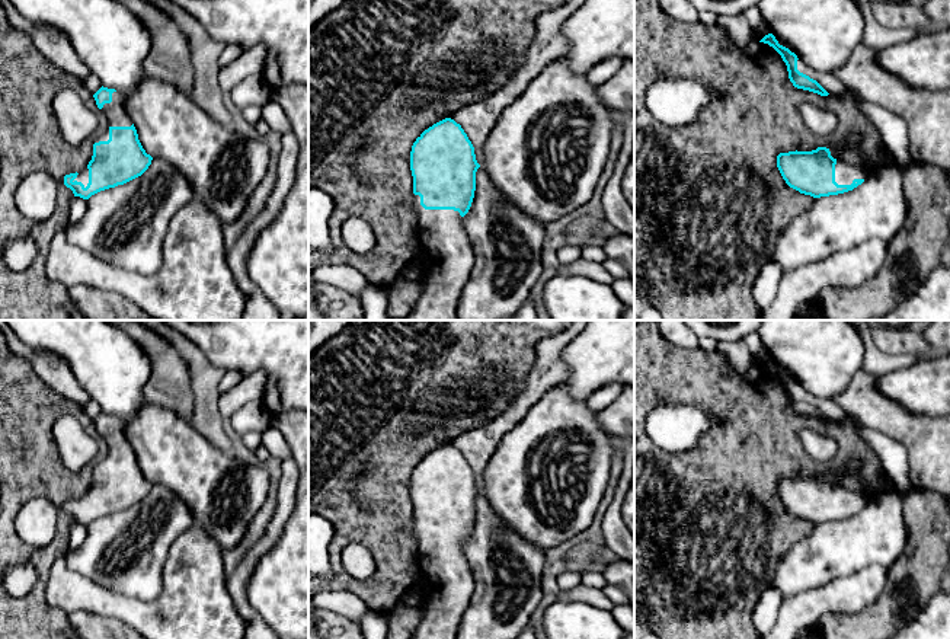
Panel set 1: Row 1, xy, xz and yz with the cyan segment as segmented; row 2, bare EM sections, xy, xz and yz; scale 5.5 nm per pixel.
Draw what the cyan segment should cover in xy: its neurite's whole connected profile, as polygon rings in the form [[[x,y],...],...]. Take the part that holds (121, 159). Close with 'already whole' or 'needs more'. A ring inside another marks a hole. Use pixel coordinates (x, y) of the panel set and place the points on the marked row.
[[[0,0],[0,4],[9,22],[28,33],[54,66],[83,82],[108,118],[108,128],[93,141],[92,160],[81,172],[65,175],[64,185],[74,197],[89,199],[100,191],[141,176],[153,157],[143,148],[132,119],[127,114],[125,95],[102,86],[99,77],[79,60],[63,31],[25,17],[10,0]]]; needs more

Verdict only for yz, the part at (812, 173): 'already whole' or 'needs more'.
needs more

